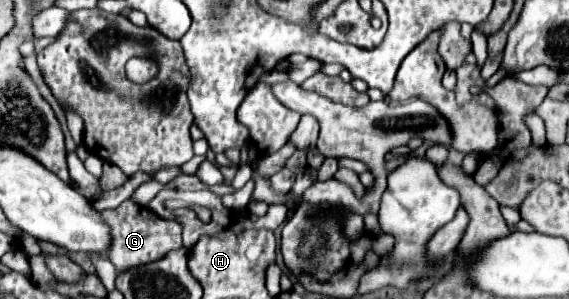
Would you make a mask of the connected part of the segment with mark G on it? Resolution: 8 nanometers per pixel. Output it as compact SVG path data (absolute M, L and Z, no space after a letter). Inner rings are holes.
M124 200L114 210L104 210L102 218L110 226L110 248L106 250L108 260L116 266L116 270L126 270L138 264L148 264L160 260L170 250L182 246L180 224L174 220L164 220L156 216L152 210L134 204L132 200Z

